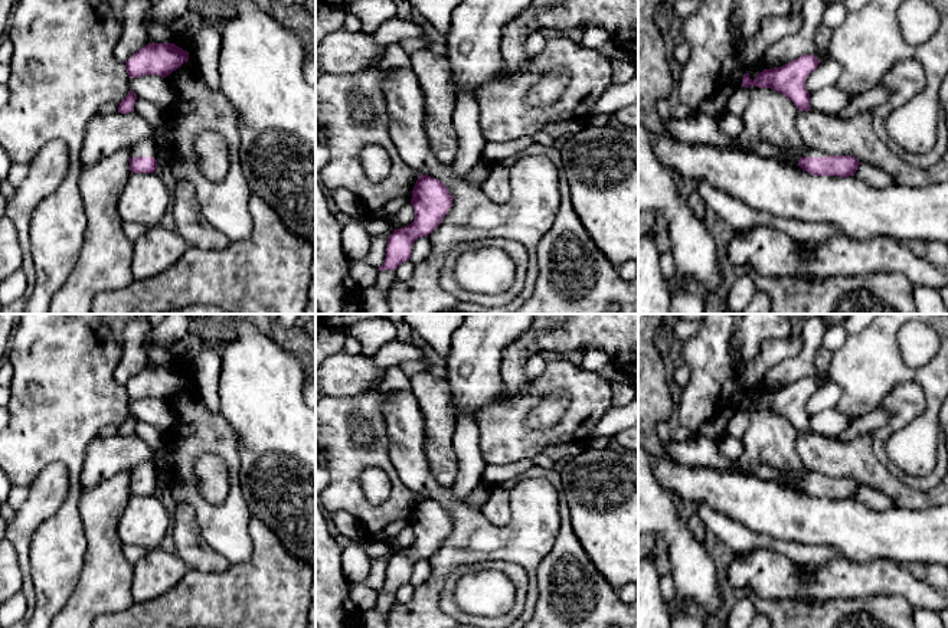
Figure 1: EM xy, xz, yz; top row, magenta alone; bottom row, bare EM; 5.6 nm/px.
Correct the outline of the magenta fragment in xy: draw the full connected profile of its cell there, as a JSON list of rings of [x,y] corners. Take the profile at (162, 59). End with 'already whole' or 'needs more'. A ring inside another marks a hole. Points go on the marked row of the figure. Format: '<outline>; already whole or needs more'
[[[148,43],[125,62],[125,68],[130,78],[143,75],[166,78],[187,60],[189,52],[174,43]]]; already whole

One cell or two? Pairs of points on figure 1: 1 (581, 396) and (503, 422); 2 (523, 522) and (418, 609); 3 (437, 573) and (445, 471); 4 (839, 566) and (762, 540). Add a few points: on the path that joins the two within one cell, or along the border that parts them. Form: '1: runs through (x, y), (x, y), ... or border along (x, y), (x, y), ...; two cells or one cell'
1: runs through (561, 383), (546, 383), (533, 398), (523, 402); one cell
2: runs through (493, 542), (474, 542), (461, 550), (437, 579); one cell
3: border along (425, 458), (434, 478), (440, 484), (450, 487); two cells
4: border along (840, 555), (820, 563), (793, 562); two cells

